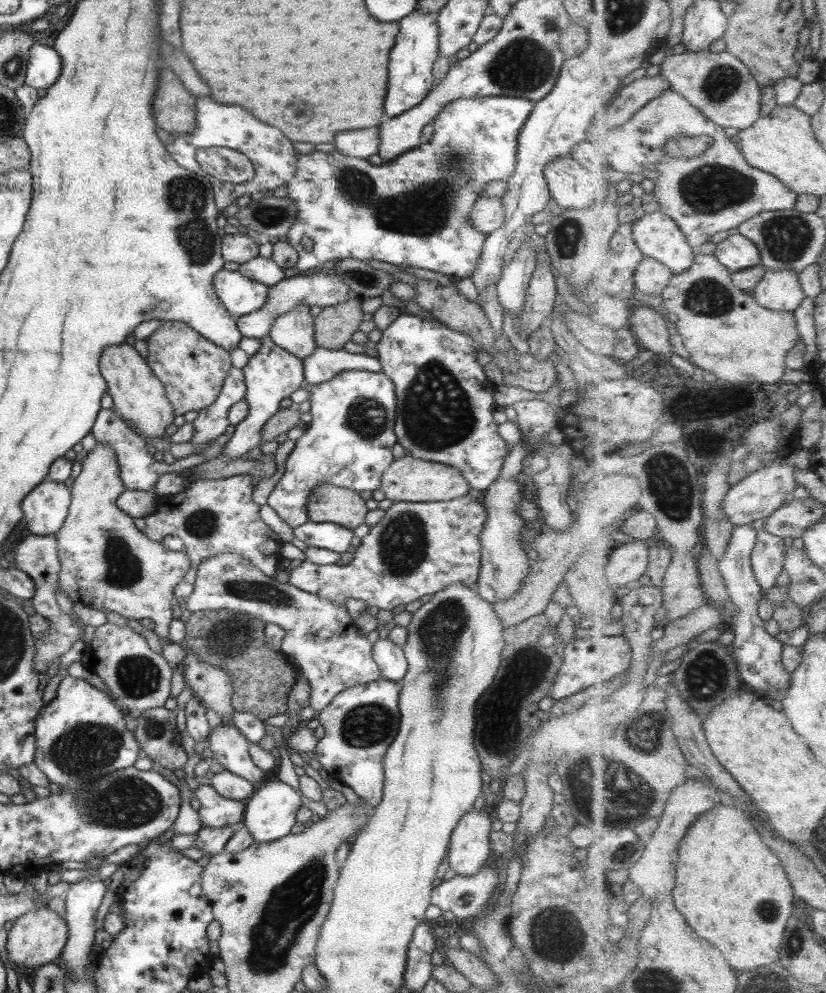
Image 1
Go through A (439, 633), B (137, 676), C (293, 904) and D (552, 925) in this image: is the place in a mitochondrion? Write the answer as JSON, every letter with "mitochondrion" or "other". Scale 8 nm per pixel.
{"A":"mitochondrion","B":"mitochondrion","C":"mitochondrion","D":"mitochondrion"}

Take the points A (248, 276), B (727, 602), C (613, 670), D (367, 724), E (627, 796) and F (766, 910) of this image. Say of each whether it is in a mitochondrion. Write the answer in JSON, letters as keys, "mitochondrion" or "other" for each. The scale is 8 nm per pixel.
{"A":"other","B":"other","C":"other","D":"mitochondrion","E":"mitochondrion","F":"mitochondrion"}

